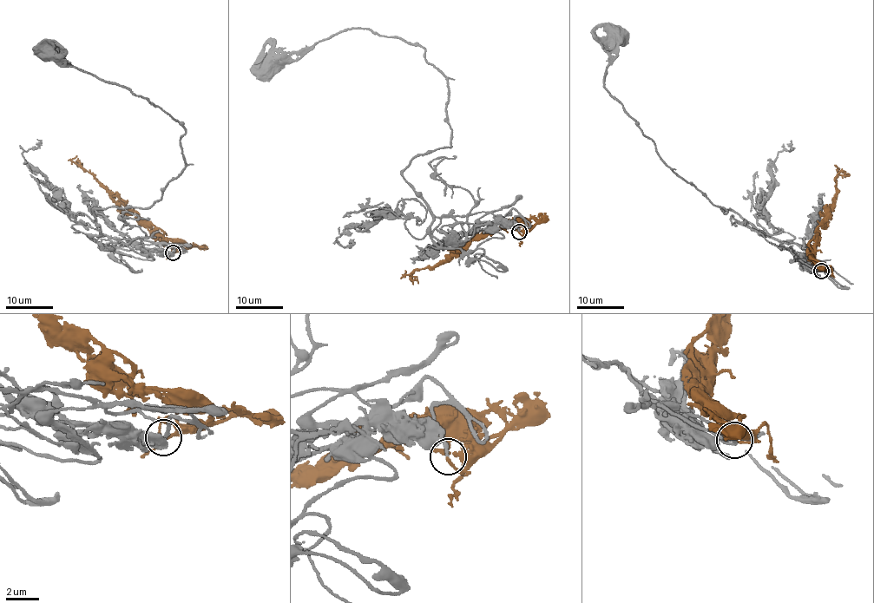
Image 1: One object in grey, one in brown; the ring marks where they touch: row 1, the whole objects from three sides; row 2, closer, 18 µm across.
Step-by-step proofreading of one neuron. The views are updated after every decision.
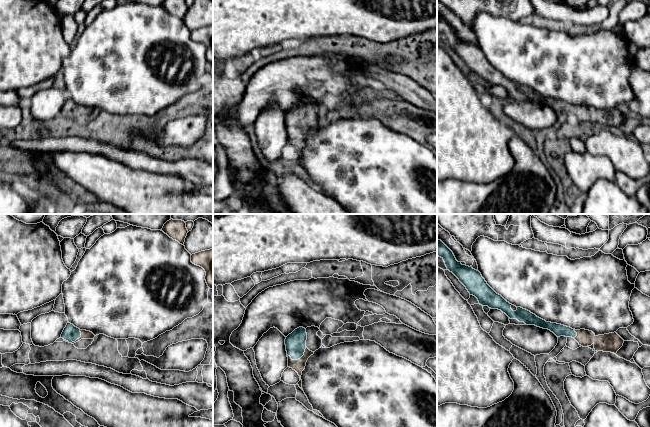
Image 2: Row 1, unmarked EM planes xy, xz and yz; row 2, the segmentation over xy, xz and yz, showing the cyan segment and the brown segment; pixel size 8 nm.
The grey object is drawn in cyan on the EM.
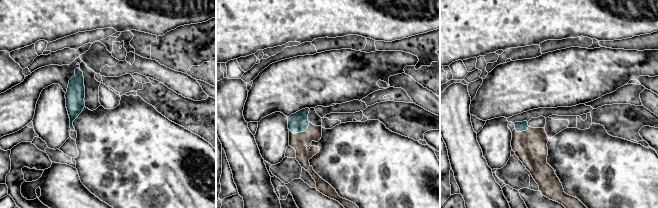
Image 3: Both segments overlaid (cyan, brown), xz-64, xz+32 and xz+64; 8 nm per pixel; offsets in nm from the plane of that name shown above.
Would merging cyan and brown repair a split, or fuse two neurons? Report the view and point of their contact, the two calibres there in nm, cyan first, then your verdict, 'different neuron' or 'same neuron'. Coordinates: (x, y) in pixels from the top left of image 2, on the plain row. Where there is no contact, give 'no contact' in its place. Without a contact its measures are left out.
meets cyan in xz at (298, 134); 160 nm thick on the cyan side, 100 nm on the other; same neuron

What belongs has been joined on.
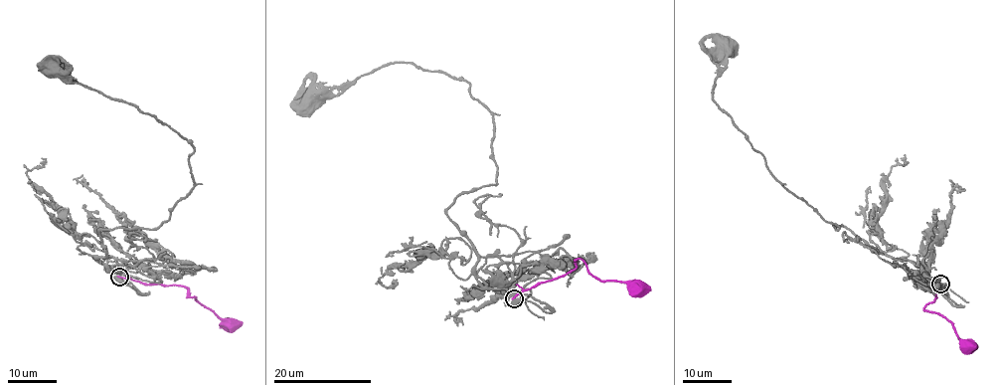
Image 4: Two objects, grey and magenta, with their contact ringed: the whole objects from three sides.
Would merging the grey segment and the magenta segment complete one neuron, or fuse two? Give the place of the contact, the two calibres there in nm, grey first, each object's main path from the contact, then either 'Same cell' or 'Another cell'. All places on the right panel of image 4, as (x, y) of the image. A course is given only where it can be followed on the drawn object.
Place: (940, 284). Thickness 400 nm (grey) against 190 nm. Course of grey: (940, 285), (910, 261), (836, 229), (771, 172), (713, 101), (716, 64), (726, 50). Course of magenta: (940, 285), (936, 287), (936, 299), (924, 309), (936, 312), (951, 323), (957, 336), (976, 347). Another cell

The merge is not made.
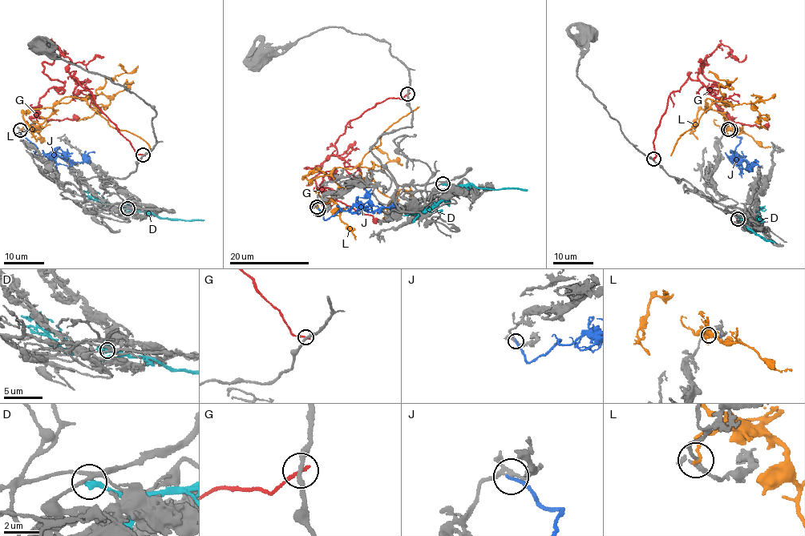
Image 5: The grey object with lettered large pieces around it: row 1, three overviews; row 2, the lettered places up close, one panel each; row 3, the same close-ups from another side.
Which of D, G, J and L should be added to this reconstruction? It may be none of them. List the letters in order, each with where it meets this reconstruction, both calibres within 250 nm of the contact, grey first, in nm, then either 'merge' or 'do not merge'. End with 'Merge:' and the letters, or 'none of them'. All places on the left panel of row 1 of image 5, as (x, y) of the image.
D: meets grey at (127, 208); 220 nm thick on the grey side, 360 nm on the other; do not merge
G: meets grey at (143, 155); 200 nm thick on the grey side, 200 nm on the other; do not merge
J: meets grey at (20, 130); 170 nm thick on the grey side, 180 nm on the other; do not merge
L: meets grey at (20, 130); 190 nm thick on the grey side, 170 nm on the other; merge
Merge: L

